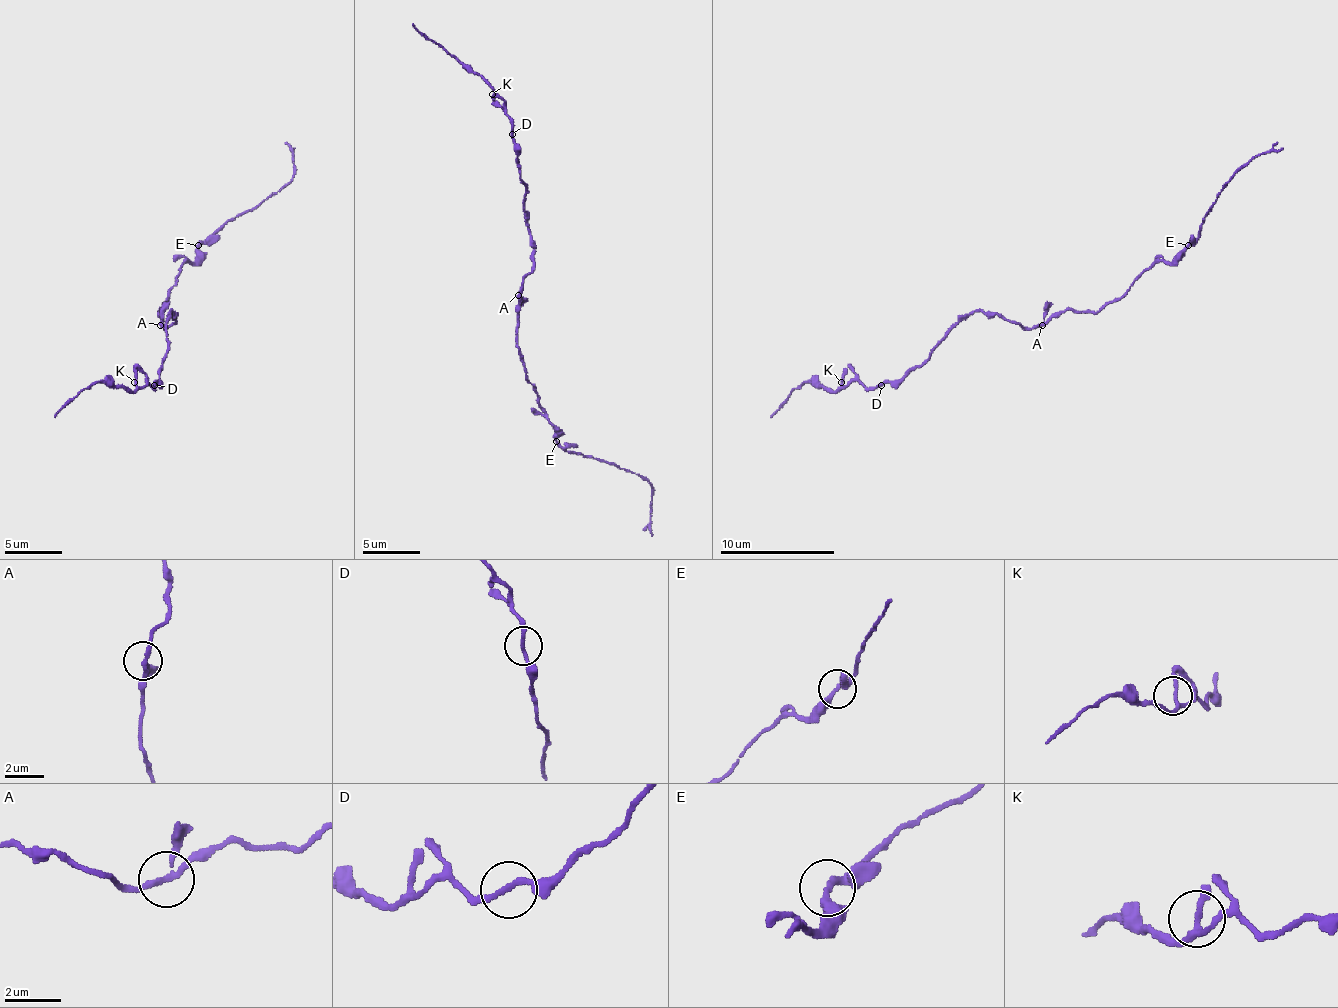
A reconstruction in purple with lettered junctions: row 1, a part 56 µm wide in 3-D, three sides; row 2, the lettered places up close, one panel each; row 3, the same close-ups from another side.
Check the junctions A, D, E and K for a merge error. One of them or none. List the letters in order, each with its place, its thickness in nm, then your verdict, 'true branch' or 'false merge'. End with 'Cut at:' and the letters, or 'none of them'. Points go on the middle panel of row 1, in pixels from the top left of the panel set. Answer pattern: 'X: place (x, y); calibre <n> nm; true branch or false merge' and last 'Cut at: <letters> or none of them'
A: place (518, 295); calibre 170 nm; true branch
D: place (512, 134); calibre 180 nm; true branch
E: place (556, 441); calibre 200 nm; true branch
K: place (492, 94); calibre 190 nm; true branch
Cut at: none of them

